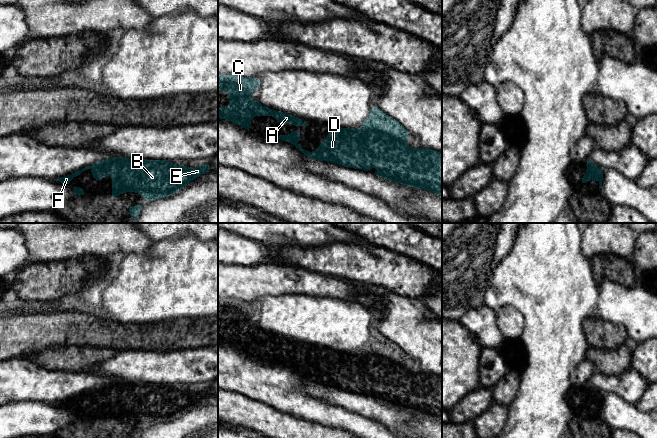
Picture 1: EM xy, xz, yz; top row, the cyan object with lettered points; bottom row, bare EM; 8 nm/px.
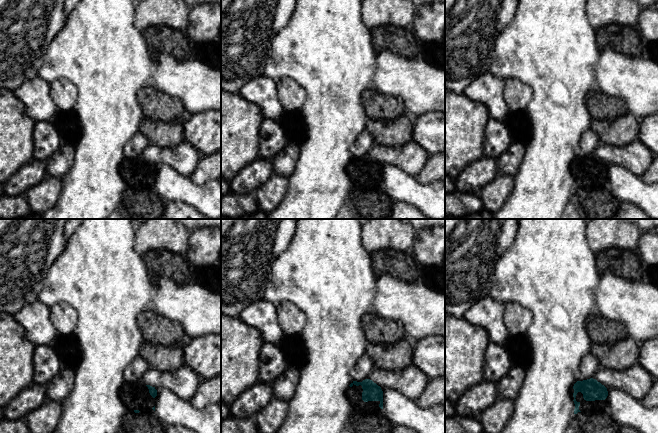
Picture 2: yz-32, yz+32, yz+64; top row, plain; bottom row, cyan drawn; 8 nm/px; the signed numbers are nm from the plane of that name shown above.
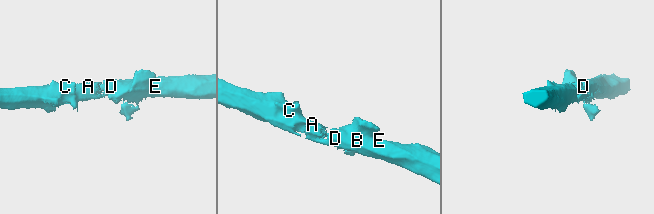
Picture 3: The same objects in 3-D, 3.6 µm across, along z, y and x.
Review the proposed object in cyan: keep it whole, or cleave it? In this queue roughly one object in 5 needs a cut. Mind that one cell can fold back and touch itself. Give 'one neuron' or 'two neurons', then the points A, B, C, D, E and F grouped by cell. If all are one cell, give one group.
one neuron; A B C D E F

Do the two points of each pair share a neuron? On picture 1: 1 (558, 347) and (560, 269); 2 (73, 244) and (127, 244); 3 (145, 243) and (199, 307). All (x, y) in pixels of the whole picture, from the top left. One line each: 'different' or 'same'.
1: same
2: same
3: different

